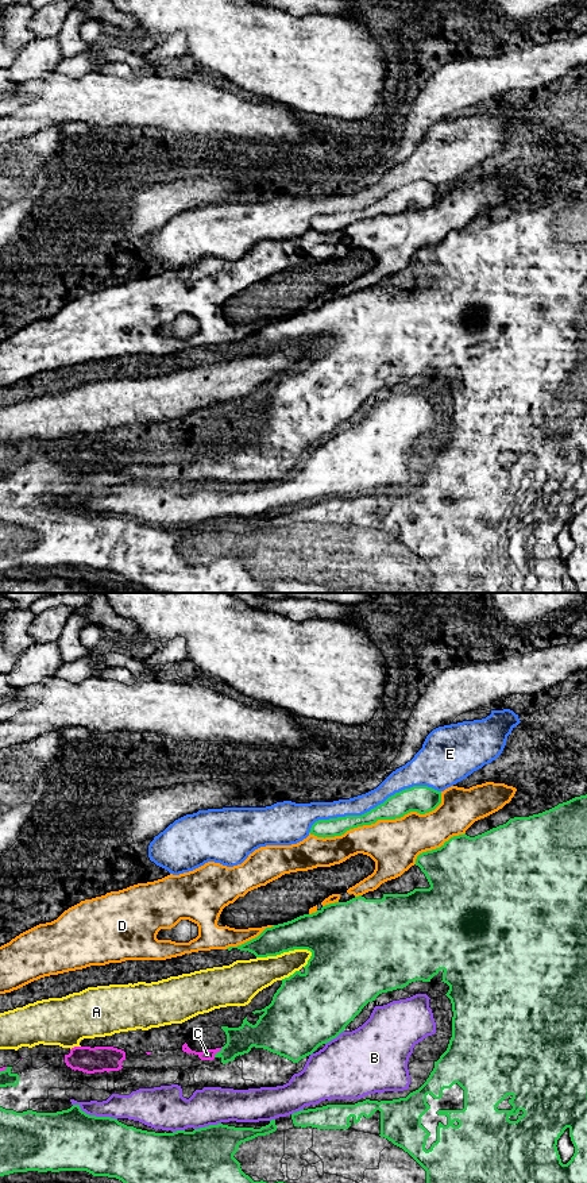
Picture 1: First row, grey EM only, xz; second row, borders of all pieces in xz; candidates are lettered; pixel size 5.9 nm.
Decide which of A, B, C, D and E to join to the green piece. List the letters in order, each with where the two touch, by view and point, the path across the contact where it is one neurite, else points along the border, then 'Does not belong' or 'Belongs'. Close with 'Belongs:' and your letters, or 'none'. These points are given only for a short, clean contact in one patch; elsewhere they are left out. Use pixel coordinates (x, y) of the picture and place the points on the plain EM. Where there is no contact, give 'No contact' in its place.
A: Touches green at xz (284, 346). Does not belong
B: Touches green at xz (95, 511). Does not belong
C: Touches green at xz (217, 447). Does not belong
D: Touches green at xz (379, 214). Does not belong
E: Touches green at xz (374, 203). Does not belong
Belongs: none

